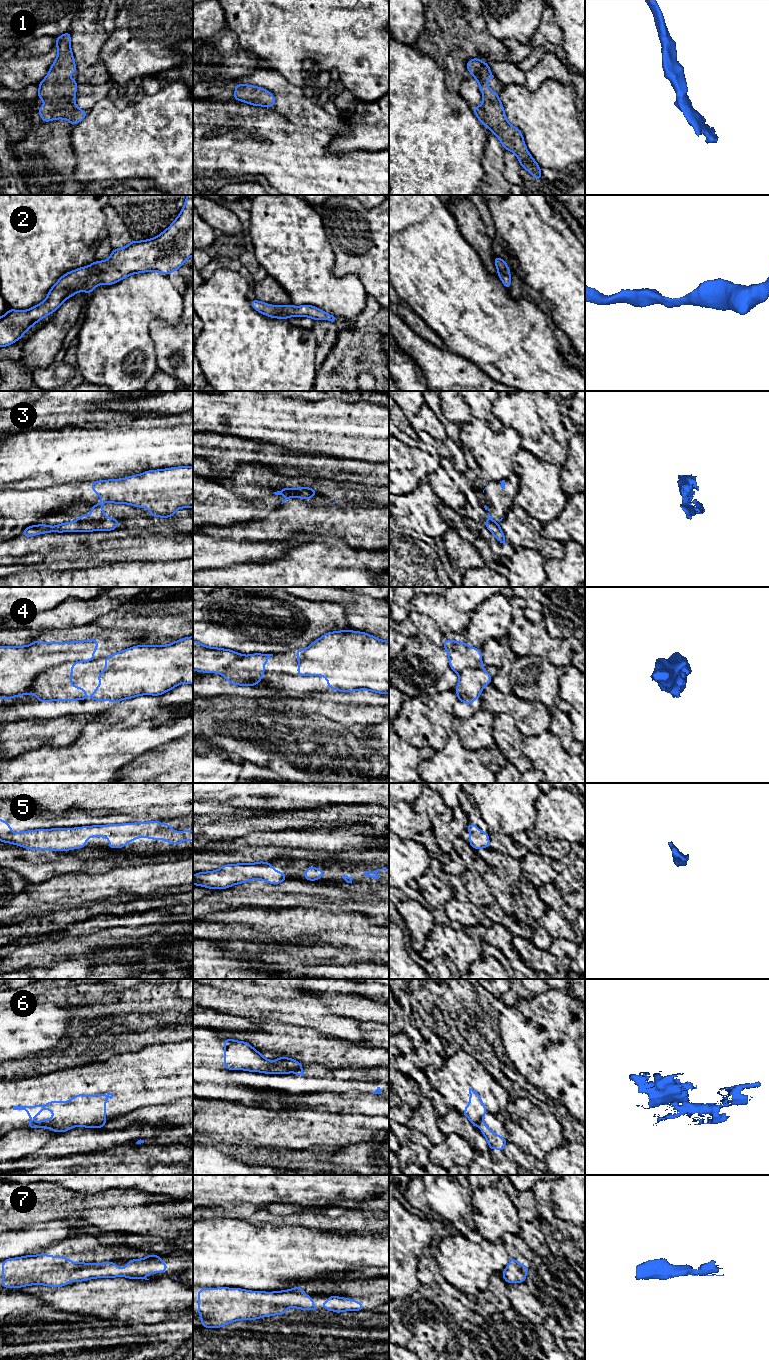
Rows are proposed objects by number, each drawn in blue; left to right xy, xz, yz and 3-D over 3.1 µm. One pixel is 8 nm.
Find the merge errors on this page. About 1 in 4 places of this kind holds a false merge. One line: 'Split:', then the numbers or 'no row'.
Split: 3, 4, 6

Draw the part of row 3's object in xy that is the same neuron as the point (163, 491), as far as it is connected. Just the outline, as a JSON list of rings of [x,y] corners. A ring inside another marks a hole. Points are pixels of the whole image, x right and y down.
[[[180,466],[160,470],[149,470],[142,474],[128,476],[123,479],[92,481],[91,490],[105,501],[91,506],[91,515],[79,515],[78,521],[96,522],[105,519],[103,504],[130,504],[141,508],[147,507],[152,517],[173,517],[179,508],[193,508],[193,466]]]

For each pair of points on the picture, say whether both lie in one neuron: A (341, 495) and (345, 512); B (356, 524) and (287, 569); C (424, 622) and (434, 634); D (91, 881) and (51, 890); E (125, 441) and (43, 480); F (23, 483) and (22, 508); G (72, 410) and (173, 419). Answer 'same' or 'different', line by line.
A: different
B: different
C: same
D: same
E: same
F: different
G: same

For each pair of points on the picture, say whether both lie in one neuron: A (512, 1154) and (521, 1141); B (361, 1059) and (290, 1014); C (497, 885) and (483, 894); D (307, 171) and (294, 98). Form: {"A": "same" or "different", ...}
{"A": "different", "B": "different", "C": "different", "D": "different"}

